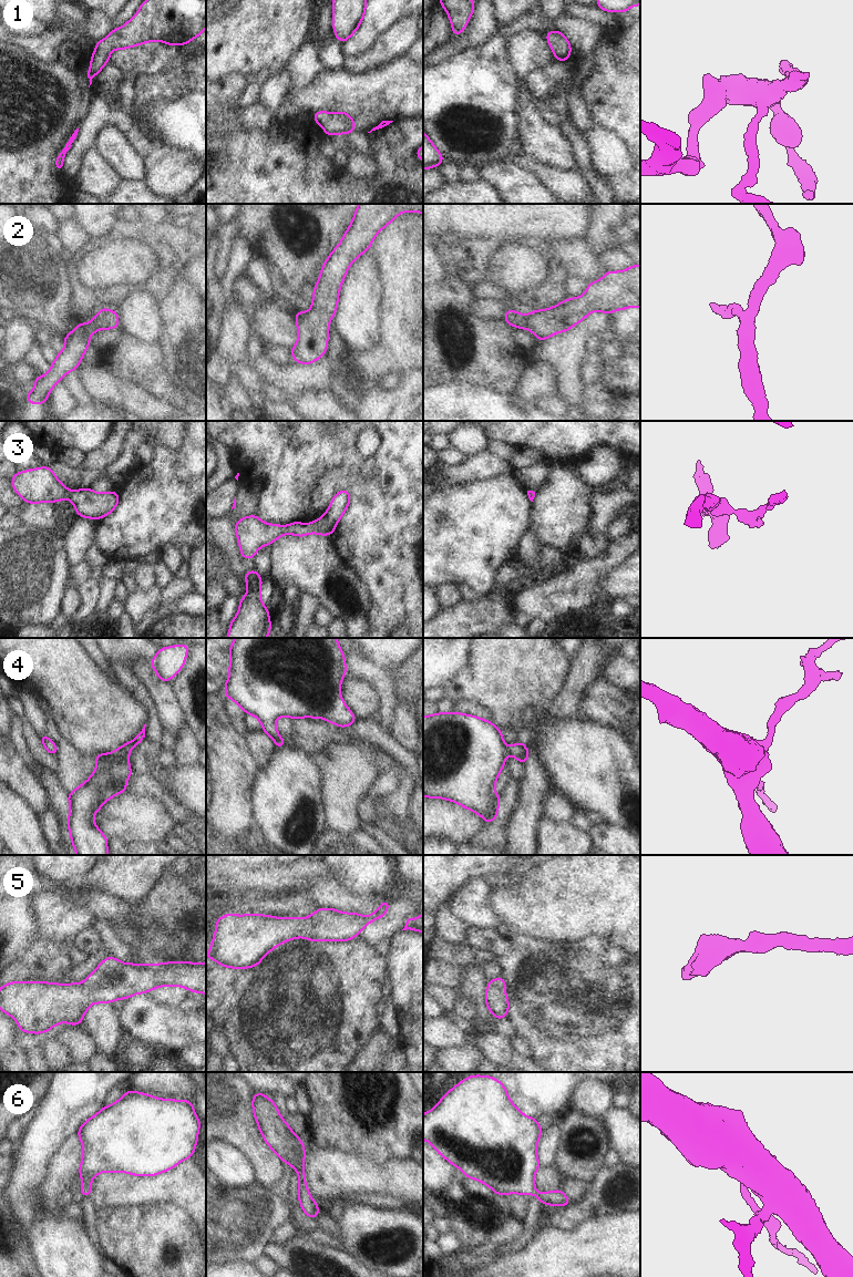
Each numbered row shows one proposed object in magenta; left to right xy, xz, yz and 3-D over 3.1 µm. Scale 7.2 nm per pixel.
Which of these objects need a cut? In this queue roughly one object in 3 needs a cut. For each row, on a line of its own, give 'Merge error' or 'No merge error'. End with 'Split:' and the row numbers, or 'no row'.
1: No merge error
2: No merge error
3: No merge error
4: No merge error
5: No merge error
6: No merge error
Split: no row.

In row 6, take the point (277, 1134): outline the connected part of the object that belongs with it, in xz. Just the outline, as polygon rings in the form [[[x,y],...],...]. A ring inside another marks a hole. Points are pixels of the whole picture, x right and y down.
[[[254,1093],[251,1102],[255,1120],[266,1144],[297,1171],[298,1199],[300,1207],[310,1218],[316,1219],[319,1214],[318,1204],[311,1198],[306,1184],[304,1142],[291,1131],[288,1123],[280,1115],[274,1100],[264,1093]]]

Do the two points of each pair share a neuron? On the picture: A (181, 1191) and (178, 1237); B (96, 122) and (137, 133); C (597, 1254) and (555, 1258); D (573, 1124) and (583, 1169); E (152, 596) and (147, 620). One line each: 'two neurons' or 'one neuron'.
A: two neurons
B: one neuron
C: one neuron
D: one neuron
E: two neurons

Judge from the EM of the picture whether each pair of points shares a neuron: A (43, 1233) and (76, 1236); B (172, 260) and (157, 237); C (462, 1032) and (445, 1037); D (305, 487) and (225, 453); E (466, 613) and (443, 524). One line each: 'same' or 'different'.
A: same
B: same
C: same
D: different
E: different

